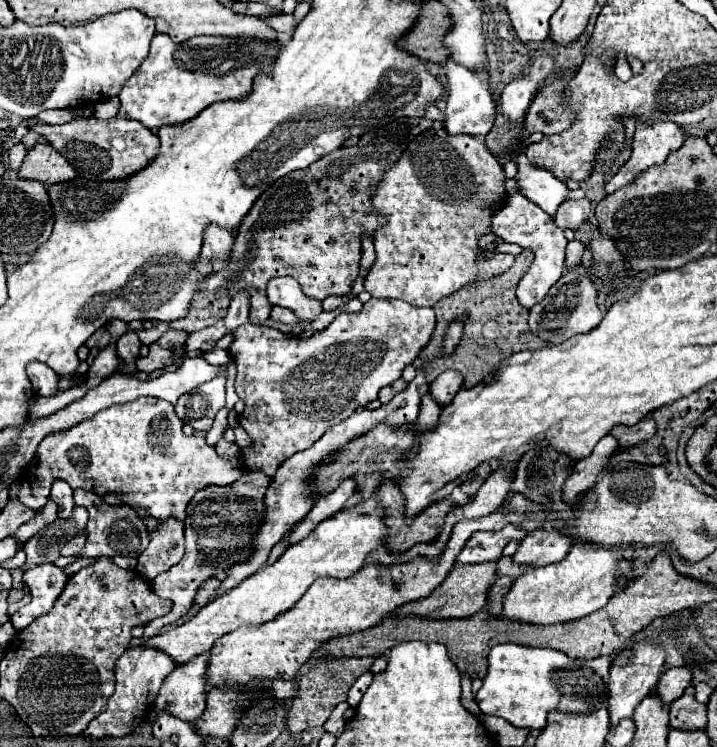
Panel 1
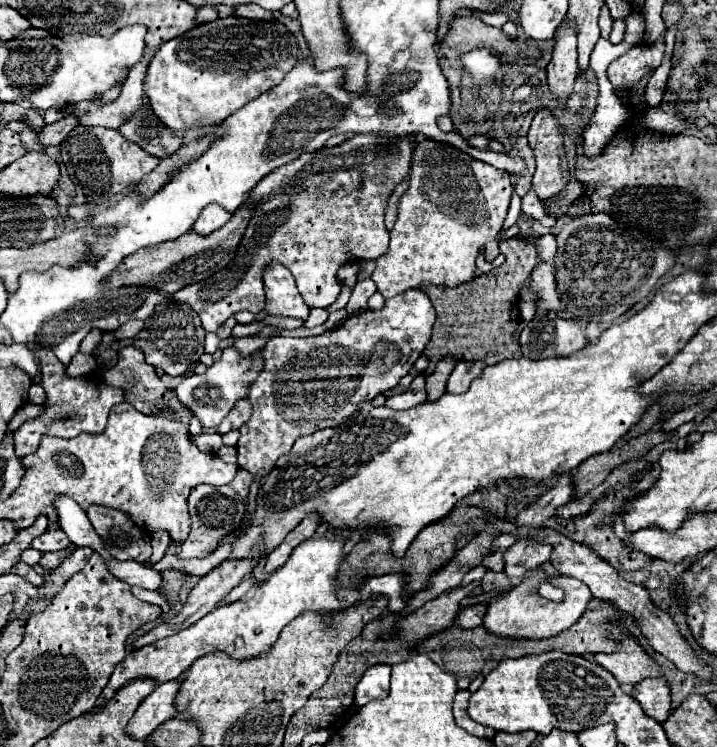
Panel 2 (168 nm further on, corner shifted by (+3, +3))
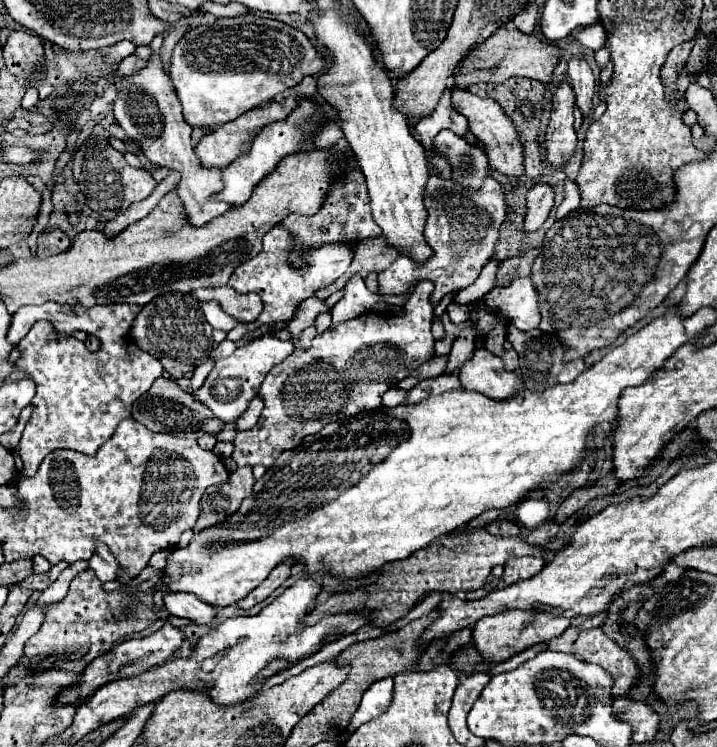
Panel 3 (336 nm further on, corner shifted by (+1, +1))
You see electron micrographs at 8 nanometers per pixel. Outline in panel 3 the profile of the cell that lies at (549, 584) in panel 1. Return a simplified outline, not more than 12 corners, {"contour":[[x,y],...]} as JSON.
{"contour":[[508,610],[472,628],[478,654],[498,664],[560,636],[570,618]]}

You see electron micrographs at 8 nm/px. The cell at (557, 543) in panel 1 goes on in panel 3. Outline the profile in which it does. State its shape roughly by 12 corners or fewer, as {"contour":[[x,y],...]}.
{"contour":[[512,558],[504,566],[506,584],[536,576],[544,558]]}

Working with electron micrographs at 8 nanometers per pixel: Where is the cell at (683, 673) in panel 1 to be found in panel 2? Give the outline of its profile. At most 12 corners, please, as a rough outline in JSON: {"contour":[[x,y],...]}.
{"contour":[[646,678],[630,694],[658,722],[668,718],[666,678]]}

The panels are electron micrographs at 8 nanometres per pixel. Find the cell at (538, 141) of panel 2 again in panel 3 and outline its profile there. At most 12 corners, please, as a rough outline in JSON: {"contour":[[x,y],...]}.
{"contour":[[536,184],[526,194],[524,230],[536,232],[554,206],[554,188]]}

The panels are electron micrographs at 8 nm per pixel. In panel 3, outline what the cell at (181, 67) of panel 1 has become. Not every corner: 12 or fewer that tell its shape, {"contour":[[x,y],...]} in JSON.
{"contour":[[218,18],[170,78],[192,128],[220,126],[324,68],[304,32]]}

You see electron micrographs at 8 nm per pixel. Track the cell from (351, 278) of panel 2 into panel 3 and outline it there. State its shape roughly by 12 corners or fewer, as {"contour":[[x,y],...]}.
{"contour":[[354,276],[332,308],[332,328],[370,312],[376,302],[403,306],[418,282],[401,296],[372,294]]}

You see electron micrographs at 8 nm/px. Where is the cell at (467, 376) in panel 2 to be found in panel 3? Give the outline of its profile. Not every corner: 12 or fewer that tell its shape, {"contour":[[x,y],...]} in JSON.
{"contour":[[480,348],[462,366],[466,390],[514,398],[522,378]]}

